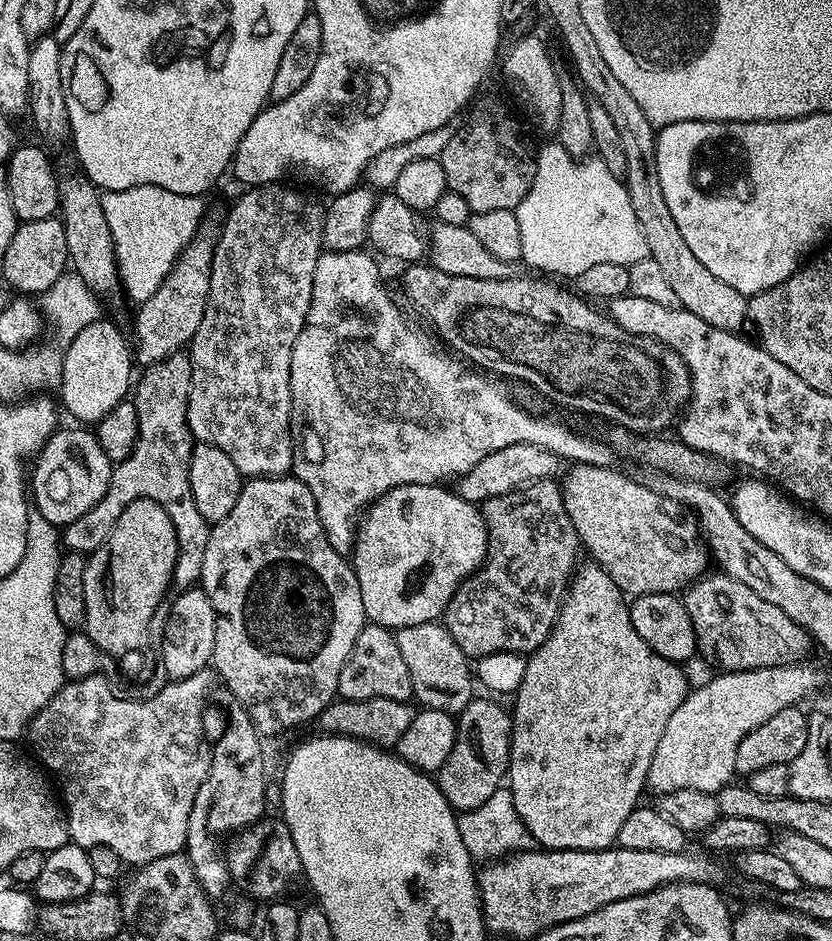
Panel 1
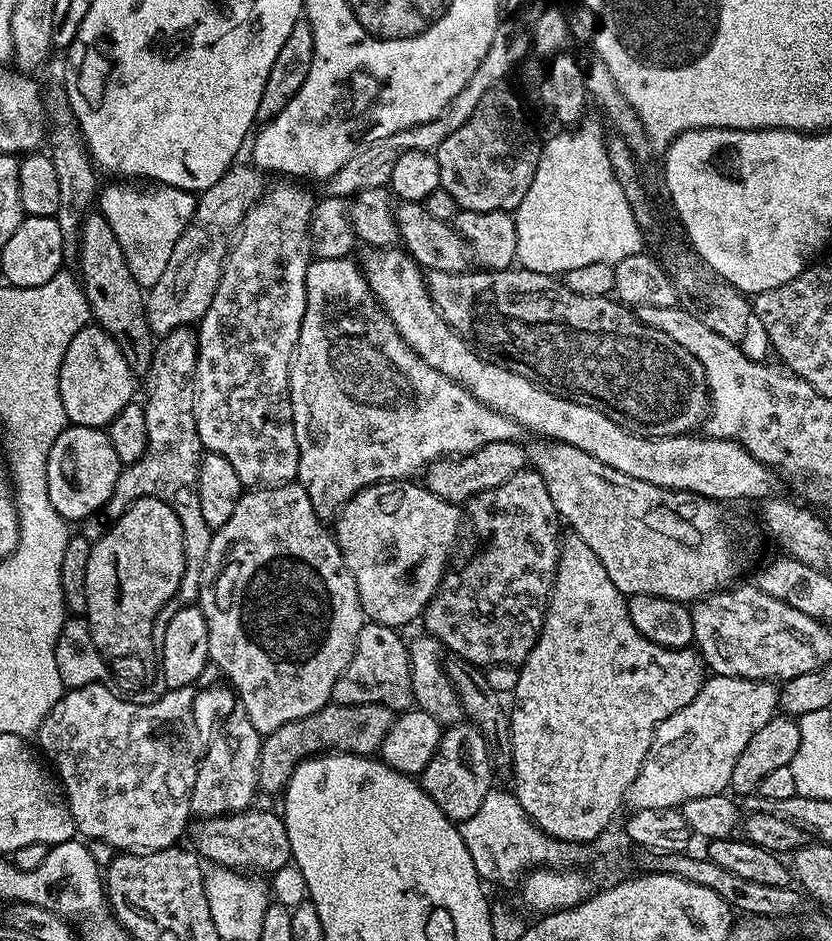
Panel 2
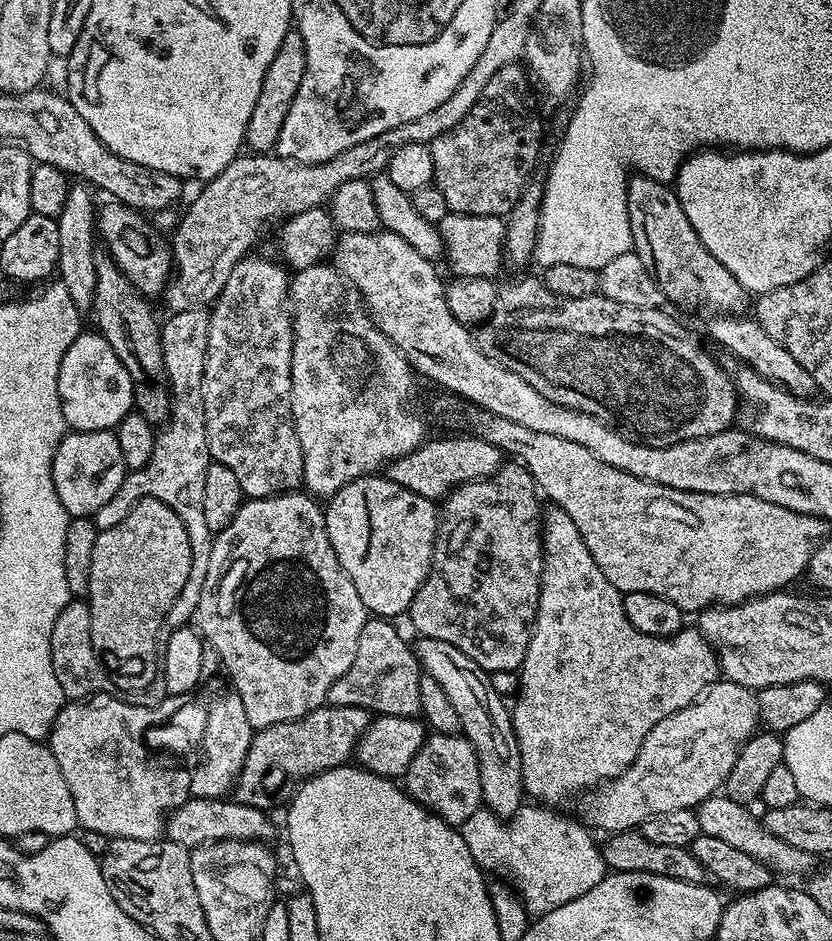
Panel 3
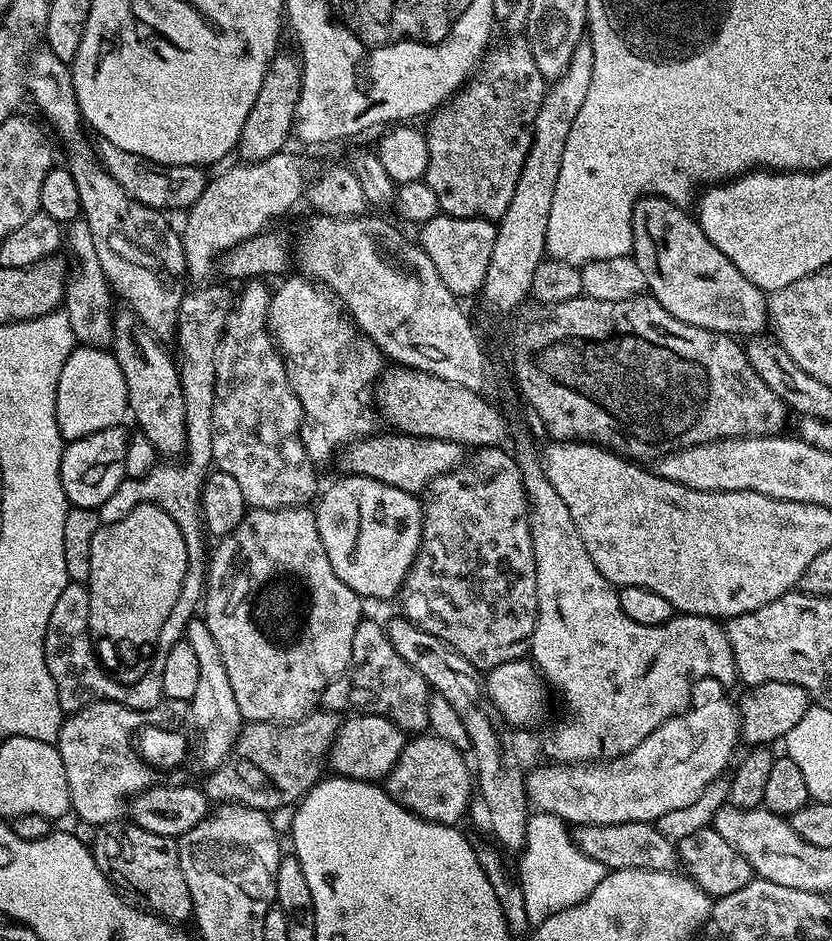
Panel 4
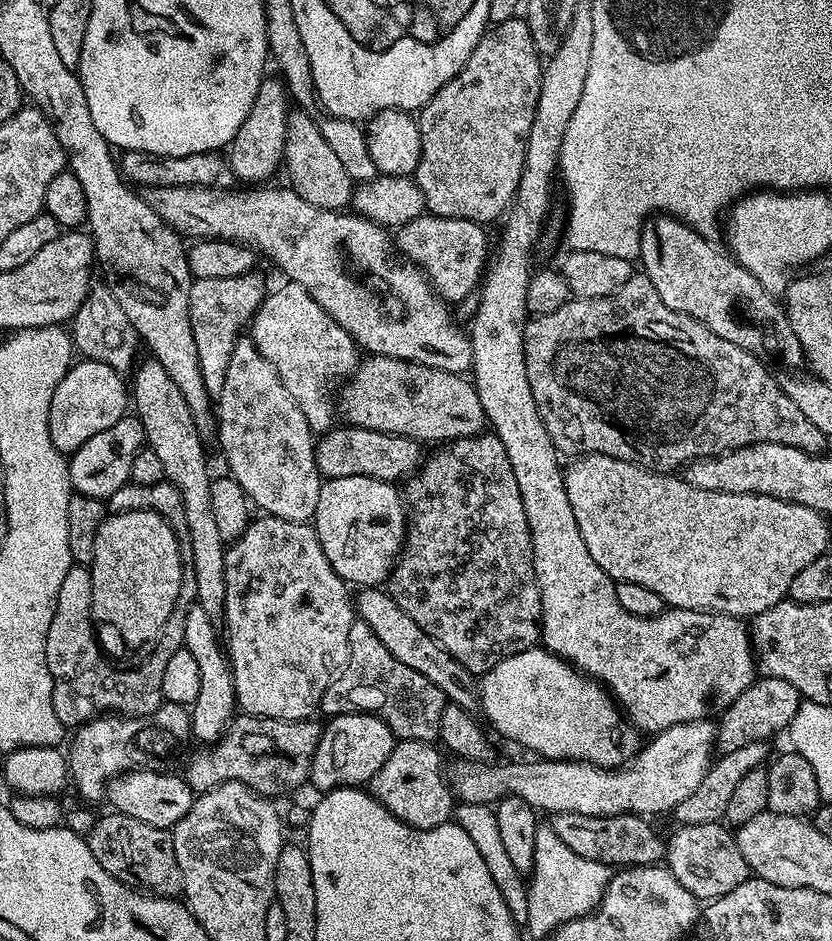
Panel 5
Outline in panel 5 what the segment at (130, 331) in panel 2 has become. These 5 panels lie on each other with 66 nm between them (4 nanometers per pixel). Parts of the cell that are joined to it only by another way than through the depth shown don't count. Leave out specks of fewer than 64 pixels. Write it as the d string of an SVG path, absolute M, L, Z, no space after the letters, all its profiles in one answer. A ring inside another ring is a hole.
M146 360L131 377L130 400L135 415L144 427L147 447L158 454L167 483L174 485L182 494L182 506L186 506L186 526L190 526L190 546L187 551L192 555L190 563L194 566L194 580L198 582L196 603L206 610L206 614L210 614L212 620L219 621L223 617L226 602L226 542L222 534L218 534L214 506L210 502L213 477L208 476L208 460L204 457L204 444L200 441L203 440L202 434L196 428L190 406L186 406L186 398L182 398L182 390L178 390L174 378L166 374L157 360Z

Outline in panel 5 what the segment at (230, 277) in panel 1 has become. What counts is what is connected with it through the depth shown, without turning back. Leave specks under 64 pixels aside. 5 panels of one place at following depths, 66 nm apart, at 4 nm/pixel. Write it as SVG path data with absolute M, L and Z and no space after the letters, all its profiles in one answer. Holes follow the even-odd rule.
M241 338L230 354L230 366L226 366L226 382L222 382L220 391L214 400L214 420L218 427L214 436L220 439L220 448L224 451L224 460L228 463L227 471L236 479L238 486L248 496L261 513L277 516L290 522L308 522L318 510L318 494L322 477L316 465L316 444L311 426L306 422L306 414L298 402L282 386L278 370L256 349L251 339Z

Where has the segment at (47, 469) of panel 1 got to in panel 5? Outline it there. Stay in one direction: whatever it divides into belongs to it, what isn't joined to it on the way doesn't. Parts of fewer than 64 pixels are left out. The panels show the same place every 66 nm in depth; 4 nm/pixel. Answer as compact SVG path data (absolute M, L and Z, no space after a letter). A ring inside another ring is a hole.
M125 414L114 426L94 434L90 442L82 442L78 451L71 453L68 461L73 489L79 495L93 496L104 500L115 494L123 484L129 483L134 466L134 458L145 447L144 427L142 422L132 414Z

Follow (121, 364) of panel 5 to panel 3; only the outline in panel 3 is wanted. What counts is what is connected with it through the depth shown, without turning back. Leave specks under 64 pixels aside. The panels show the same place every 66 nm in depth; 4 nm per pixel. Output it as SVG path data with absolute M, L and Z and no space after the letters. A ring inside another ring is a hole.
M76 182L69 187L66 194L66 206L62 206L62 214L56 217L58 222L58 280L70 290L70 298L74 298L74 306L84 314L91 309L94 302L94 262L98 251L98 204L92 201L93 189L87 183Z

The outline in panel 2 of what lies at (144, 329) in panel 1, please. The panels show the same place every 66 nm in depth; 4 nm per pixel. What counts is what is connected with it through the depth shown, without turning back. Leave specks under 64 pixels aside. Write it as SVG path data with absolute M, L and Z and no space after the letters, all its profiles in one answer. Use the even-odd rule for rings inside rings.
M234 164L206 191L199 193L194 214L174 244L173 253L163 274L152 289L147 291L145 308L148 324L157 337L170 334L170 330L195 325L210 308L218 288L221 270L228 249L239 231L239 226L249 209L263 196L266 190L265 177L255 167Z

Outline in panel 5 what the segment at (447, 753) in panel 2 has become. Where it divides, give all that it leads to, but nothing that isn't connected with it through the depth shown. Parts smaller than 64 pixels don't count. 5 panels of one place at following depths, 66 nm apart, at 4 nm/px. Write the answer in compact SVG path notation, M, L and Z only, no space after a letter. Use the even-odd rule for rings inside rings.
M397 740L390 758L386 758L382 770L378 770L378 774L374 774L370 781L370 791L374 799L382 806L386 806L386 810L390 810L394 818L418 830L437 828L449 823L454 816L454 797L452 787L448 785L446 760L440 757L439 751L441 752L441 749L435 743L427 740Z

